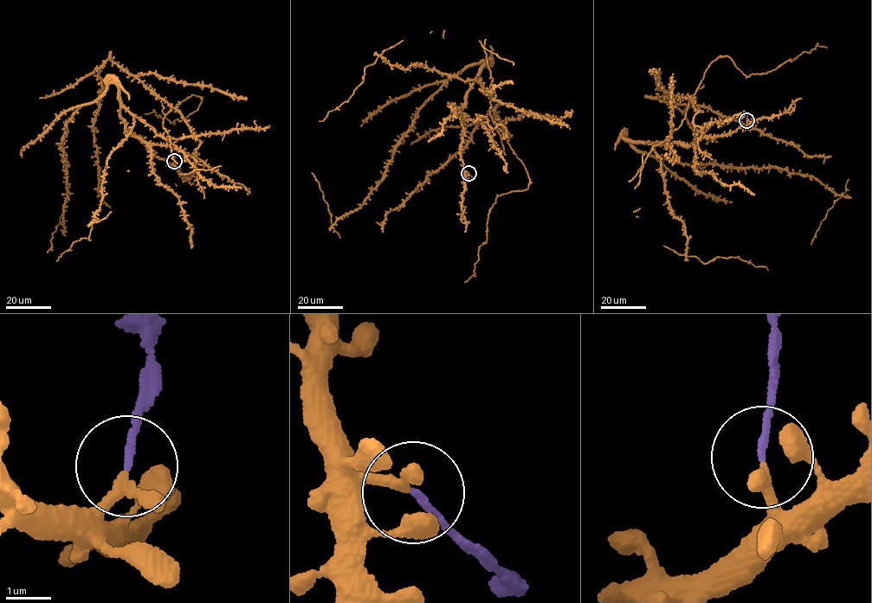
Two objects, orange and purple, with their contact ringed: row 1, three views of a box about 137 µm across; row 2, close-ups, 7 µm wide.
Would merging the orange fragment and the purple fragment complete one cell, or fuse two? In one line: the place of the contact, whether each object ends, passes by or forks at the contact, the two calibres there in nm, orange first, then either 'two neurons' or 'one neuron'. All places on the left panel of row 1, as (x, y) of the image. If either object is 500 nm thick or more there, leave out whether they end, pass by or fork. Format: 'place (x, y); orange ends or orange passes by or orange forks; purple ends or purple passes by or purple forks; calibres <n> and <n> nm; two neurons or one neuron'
place (174, 161); orange passes by; purple ends; calibres 190 and 130 nm; two neurons

